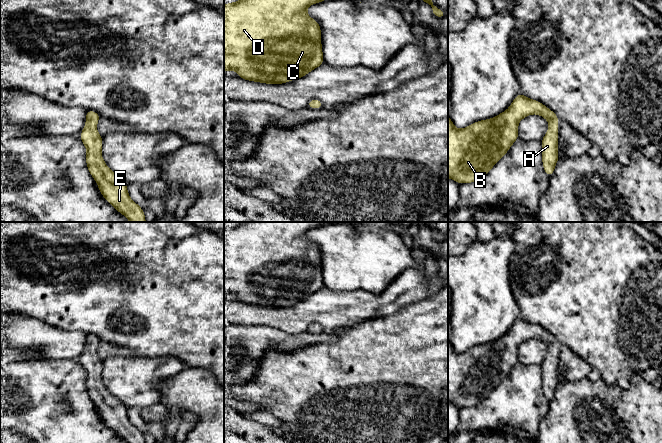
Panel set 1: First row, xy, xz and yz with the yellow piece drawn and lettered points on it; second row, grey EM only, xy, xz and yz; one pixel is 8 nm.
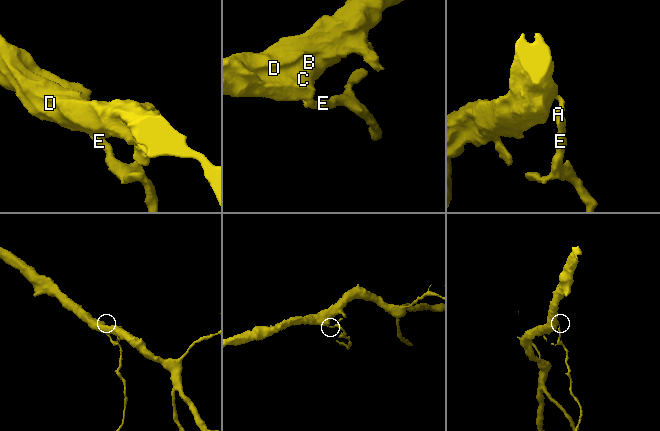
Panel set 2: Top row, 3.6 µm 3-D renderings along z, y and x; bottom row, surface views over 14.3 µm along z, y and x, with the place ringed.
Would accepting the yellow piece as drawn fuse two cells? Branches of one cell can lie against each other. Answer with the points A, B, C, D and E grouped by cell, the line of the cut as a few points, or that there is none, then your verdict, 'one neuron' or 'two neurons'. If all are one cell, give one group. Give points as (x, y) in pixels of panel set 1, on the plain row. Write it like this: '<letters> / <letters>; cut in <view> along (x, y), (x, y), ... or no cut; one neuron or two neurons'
A B C D E; no cut; one neuron

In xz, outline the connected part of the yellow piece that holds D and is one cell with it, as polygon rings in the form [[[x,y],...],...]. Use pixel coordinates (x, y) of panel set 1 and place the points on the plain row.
[[[242,222],[224,228],[224,295],[236,295],[239,302],[266,308],[283,308],[299,303],[324,288],[321,253],[306,233],[328,222]]]

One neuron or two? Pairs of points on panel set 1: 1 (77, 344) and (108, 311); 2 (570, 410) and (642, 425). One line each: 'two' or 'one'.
1: two
2: one

